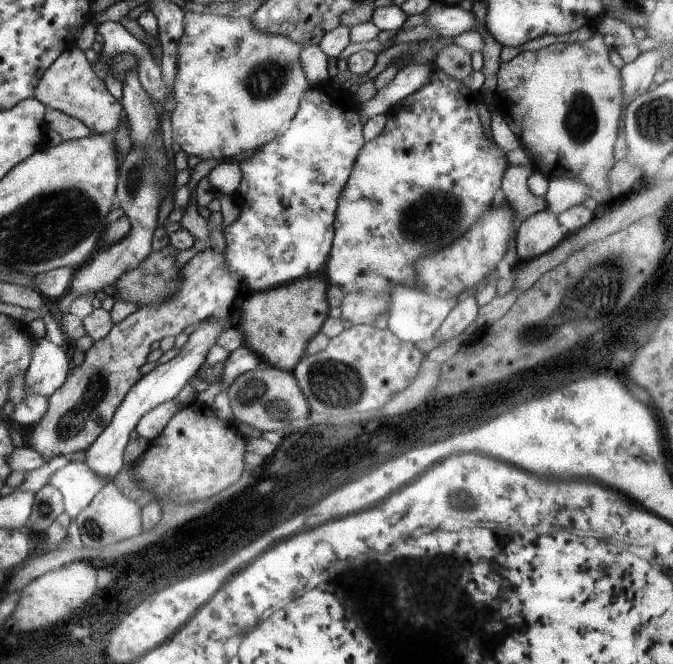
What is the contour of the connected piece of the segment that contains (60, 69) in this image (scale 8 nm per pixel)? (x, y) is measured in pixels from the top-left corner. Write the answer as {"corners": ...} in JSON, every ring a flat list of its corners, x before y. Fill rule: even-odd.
{"corners":[[77,47,64,50,53,64,45,70,34,88,32,96,38,100,47,110,57,109,69,116,80,120,91,133,112,135,119,122,123,109,121,104,105,90,103,80,94,73,92,66,85,60,85,56]]}

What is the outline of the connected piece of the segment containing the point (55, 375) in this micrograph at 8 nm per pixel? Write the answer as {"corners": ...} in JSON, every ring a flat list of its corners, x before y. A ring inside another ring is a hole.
{"corners":[[45,338,36,339,35,344,24,372,24,383,29,393,47,398,68,375,69,360,60,346]]}

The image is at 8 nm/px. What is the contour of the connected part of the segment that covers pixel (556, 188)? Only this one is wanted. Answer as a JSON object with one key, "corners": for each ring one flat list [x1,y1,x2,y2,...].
{"corners":[[547,177,547,180,548,187,543,197,546,200,547,210,552,213,560,213,588,198,588,188,583,181,567,177]]}

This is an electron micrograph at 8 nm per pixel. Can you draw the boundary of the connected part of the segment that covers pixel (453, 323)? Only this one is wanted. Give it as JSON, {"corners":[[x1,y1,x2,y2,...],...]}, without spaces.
{"corners":[[474,295,457,301,449,309,443,322,433,332,432,338,442,343,457,336,467,325,470,325,474,321,477,316,477,308]]}

